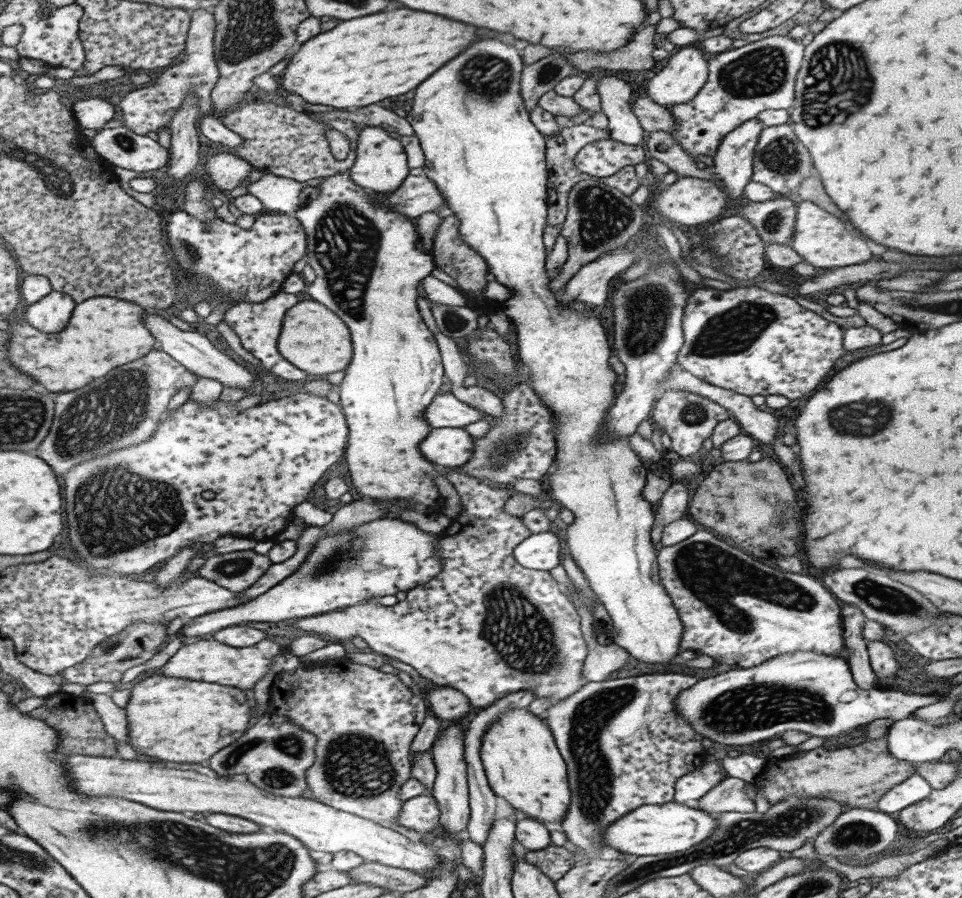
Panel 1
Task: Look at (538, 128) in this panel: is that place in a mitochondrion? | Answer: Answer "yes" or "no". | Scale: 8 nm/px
no

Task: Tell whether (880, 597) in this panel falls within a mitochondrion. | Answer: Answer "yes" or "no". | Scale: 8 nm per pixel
yes

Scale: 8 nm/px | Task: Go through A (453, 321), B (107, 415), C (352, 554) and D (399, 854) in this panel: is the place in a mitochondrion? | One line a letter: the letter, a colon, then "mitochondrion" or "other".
A: mitochondrion
B: mitochondrion
C: mitochondrion
D: other

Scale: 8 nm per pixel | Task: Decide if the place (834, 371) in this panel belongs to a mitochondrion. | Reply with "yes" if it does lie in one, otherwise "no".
no

